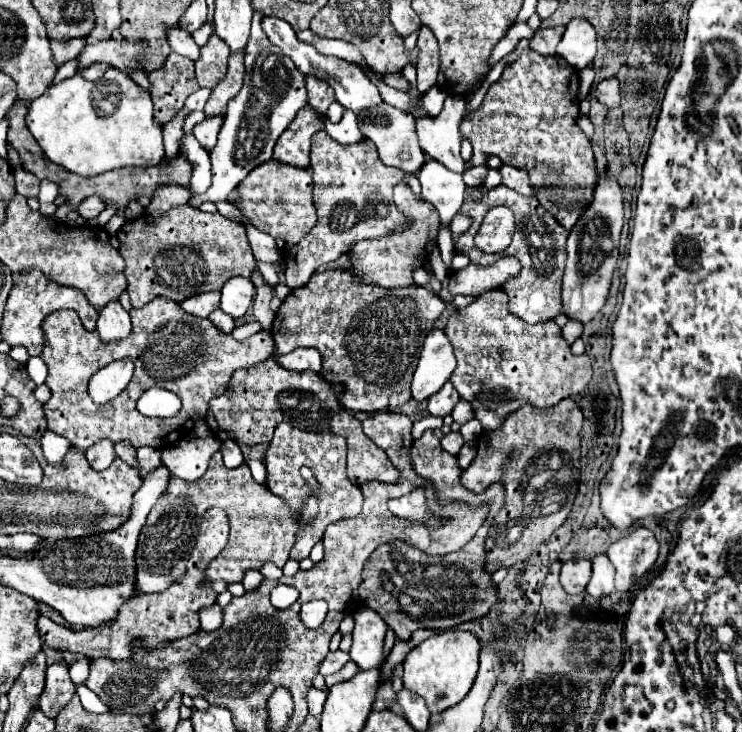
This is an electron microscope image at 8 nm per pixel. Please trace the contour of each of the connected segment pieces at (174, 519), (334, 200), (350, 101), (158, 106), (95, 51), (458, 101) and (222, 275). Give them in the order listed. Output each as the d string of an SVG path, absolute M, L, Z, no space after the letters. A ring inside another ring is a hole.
M219 452L211 456L209 468L199 480L185 482L177 476L171 476L167 490L151 508L139 536L135 554L139 590L163 592L165 588L169 588L185 576L187 556L191 554L195 536L199 536L199 522L203 514L213 506L219 506L227 512L231 532L223 552L205 568L205 576L209 580L241 582L245 570L257 570L267 560L283 568L283 564L289 560L289 550L293 548L293 544L297 542L297 534L301 532L301 522L313 520L319 510L319 482L315 480L313 470L303 468L303 478L305 482L309 482L309 494L303 498L303 504L299 508L301 516L295 516L289 508L289 502L273 494L263 484L257 484L251 476L251 470L245 464L231 470L223 464Z
M315 132L311 138L311 166L309 166L311 174L313 174L313 204L317 210L317 224L315 228L311 228L311 232L293 248L287 250L285 254L285 278L287 278L287 286L291 290L307 284L307 278L311 278L313 272L317 272L323 264L335 262L341 254L349 252L351 244L359 242L359 240L369 240L369 238L385 238L389 234L401 232L403 228L409 228L409 218L405 214L401 214L393 202L393 188L397 182L401 182L403 178L403 170L399 168L391 168L385 166L379 160L377 148L375 144L371 144L371 140L361 140L357 144L339 144L335 140L331 140L325 132Z
M267 16L267 18L261 20L261 28L263 28L263 32L269 36L269 40L283 50L283 54L291 56L291 60L295 62L295 66L299 66L299 70L301 70L303 74L315 74L315 76L327 80L327 82L335 88L337 102L343 104L345 108L349 108L349 110L353 110L355 114L359 114L361 110L375 108L375 106L383 104L383 98L381 98L377 86L375 86L357 66L353 66L353 64L347 62L347 60L335 58L335 56L323 56L323 54L319 54L313 46L299 42L299 40L295 38L295 30L293 30L291 24L287 24L285 20Z
M169 54L161 68L149 72L149 82L157 124L165 124L175 118L183 110L187 96L199 88L193 62L179 54Z
M99 40L97 44L89 44L83 48L79 56L79 66L85 68L93 62L111 64L127 74L147 72L141 64L143 52L147 50L147 40Z
M447 96L439 116L417 120L417 134L423 152L459 174L465 172L465 160L459 154L463 140L459 132L459 122L463 118L463 112L465 98Z
M187 206L173 208L159 218L149 218L147 216L147 220L145 220L145 214L143 214L143 216L131 220L131 222L125 222L119 228L117 238L121 242L119 254L125 260L127 292L131 296L131 304L135 308L145 306L155 296L165 296L169 300L183 302L187 296L193 296L197 292L221 290L221 286L225 284L227 278L249 276L251 268L255 266L255 258L253 258L249 240L245 236L245 228L241 224L237 224L237 222L233 222L233 220L221 216L221 214L207 214L207 212L201 212L201 210L195 210L195 208L187 208ZM205 238L219 238L221 242L213 242L211 248L209 248L207 244L205 246L201 244Z

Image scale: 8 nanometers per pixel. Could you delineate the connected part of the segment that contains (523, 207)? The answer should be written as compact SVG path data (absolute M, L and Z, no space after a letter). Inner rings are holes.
M499 184L495 188L485 190L483 186L467 186L465 190L465 202L459 210L459 214L465 214L471 218L471 226L469 230L465 230L463 234L459 234L459 238L455 240L455 252L457 254L465 254L469 256L469 260L473 264L493 264L495 260L499 260L501 256L517 256L523 264L519 276L507 280L507 284L503 284L501 288L509 294L509 308L513 314L517 314L519 318L523 318L529 324L537 324L537 322L549 322L555 316L563 314L563 302L561 302L561 276L563 276L563 268L565 268L565 242L569 232L543 208L539 208L539 202L535 200L535 196L519 196L515 190ZM473 192L481 192L481 198L473 198ZM493 206L507 206L513 210L515 214L515 240L511 242L511 246L507 246L507 250L503 252L495 252L495 254L487 254L481 252L475 244L473 244L473 236L477 232L477 228L483 222L483 216L487 214L489 208Z

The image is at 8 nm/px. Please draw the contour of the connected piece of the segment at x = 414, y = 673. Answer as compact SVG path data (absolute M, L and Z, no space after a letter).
M451 628L433 634L407 654L403 662L405 668L403 684L407 690L423 696L431 712L443 712L459 704L469 694L479 670L479 652L481 652L481 642L469 630Z

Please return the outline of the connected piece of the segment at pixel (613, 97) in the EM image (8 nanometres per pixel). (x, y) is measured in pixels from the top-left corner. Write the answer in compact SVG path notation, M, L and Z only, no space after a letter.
M607 78L607 80L599 82L597 88L595 88L595 96L607 108L619 106L619 80L617 78Z

